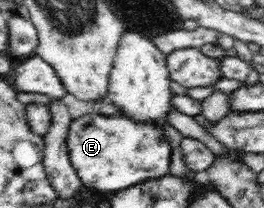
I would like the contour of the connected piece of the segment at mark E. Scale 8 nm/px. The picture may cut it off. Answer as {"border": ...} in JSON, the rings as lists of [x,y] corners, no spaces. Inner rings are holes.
{"border":[[[98,113],[73,119],[66,145],[68,145],[70,161],[81,183],[100,192],[117,192],[142,181],[158,179],[170,173],[172,146],[166,138],[163,127],[163,124],[141,123],[126,116],[102,116]]]}

